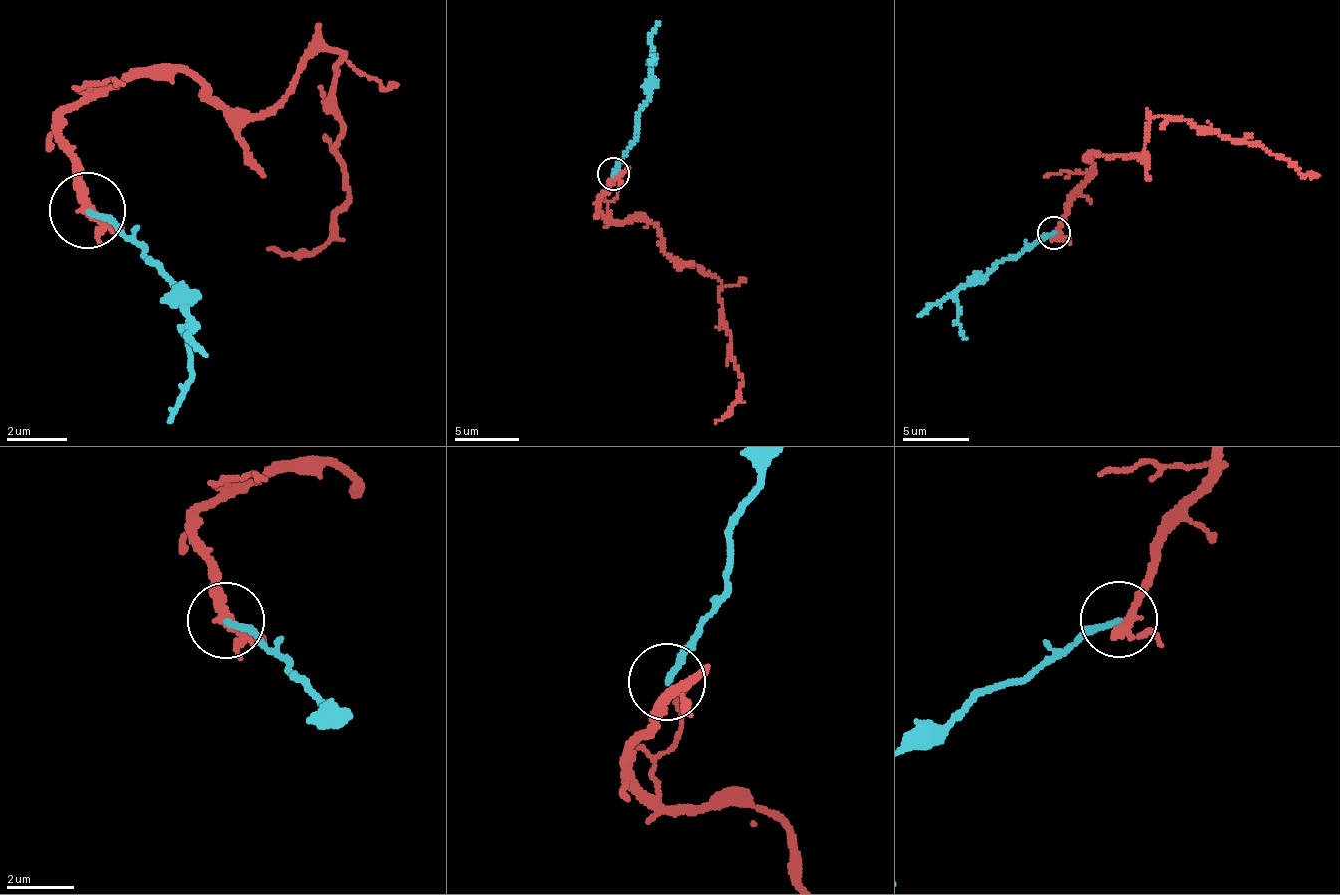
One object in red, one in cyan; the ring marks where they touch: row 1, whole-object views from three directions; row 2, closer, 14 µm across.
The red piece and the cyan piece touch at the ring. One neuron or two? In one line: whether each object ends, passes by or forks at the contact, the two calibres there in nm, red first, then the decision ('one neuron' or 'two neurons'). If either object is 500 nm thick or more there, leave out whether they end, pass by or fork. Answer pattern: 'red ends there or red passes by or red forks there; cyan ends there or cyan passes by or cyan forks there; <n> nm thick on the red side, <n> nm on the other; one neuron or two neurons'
red forks there; cyan ends there; 220 nm thick on the red side, 180 nm on the other; two neurons

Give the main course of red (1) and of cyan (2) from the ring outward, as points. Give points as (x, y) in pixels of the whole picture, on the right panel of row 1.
1: (1056, 232), (1095, 154), (1142, 155), (1146, 126), (1162, 116), (1192, 120), (1319, 175)
2: (1052, 232), (954, 294), (957, 323), (966, 339)

